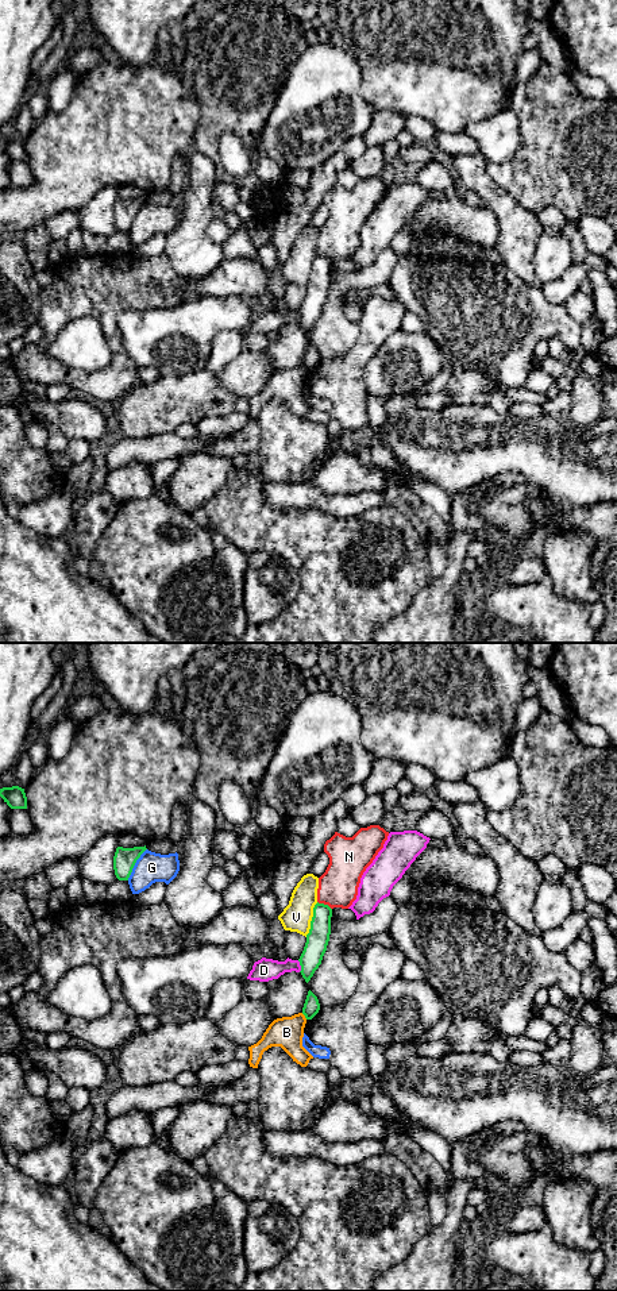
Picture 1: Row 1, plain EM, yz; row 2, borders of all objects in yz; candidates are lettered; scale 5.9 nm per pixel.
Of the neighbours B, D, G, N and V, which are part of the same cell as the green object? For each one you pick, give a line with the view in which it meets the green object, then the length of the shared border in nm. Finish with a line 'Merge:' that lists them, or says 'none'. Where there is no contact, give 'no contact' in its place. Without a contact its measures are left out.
Merge: none

